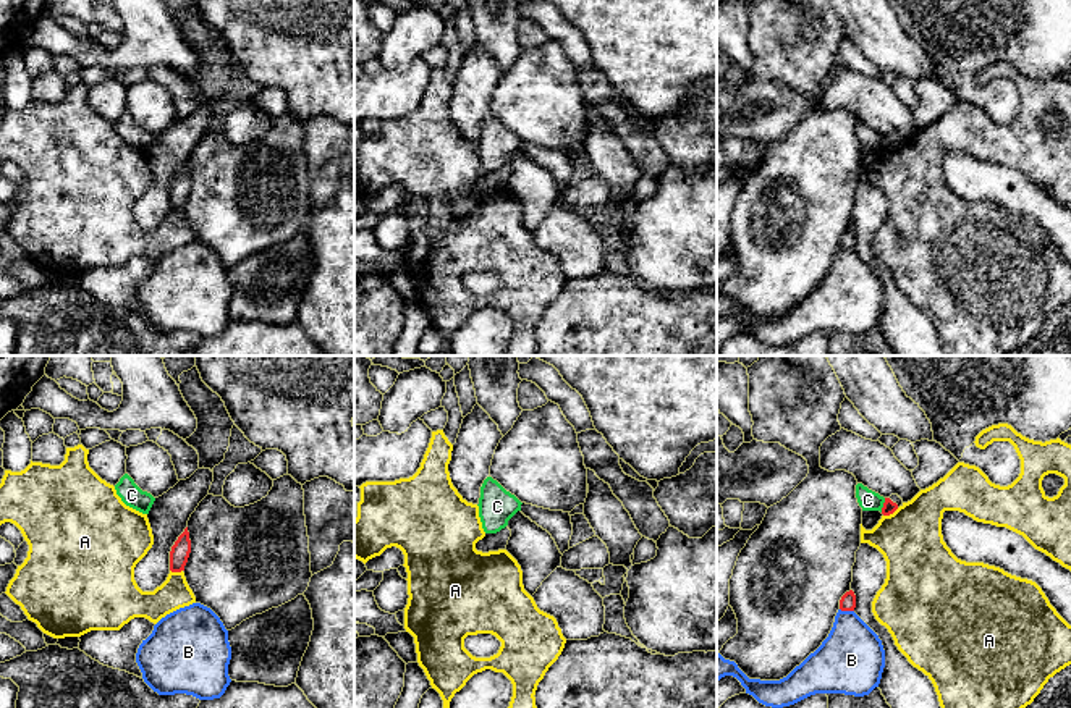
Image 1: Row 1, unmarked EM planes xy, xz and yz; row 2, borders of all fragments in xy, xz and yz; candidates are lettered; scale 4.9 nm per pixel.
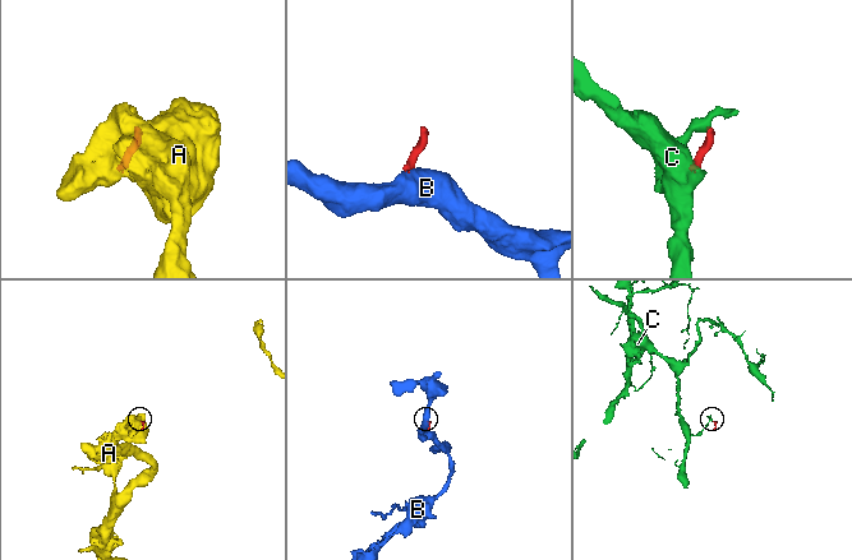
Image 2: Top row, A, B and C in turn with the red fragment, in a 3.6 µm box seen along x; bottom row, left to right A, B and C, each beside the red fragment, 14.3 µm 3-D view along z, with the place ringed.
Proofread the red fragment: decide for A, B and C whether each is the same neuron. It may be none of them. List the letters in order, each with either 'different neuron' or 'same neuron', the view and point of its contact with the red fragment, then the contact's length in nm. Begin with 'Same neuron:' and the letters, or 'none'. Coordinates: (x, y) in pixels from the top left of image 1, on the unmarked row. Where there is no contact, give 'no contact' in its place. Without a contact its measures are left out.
Same neuron: none
A: different neuron; meets red in yz at (890, 151); contact 90 nm long
B: different neuron; meets red in yz at (846, 248); contact 70 nm long
C: different neuron; meets red in yz at (884, 143); contact 80 nm long

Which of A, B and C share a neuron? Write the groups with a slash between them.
A / B / C

